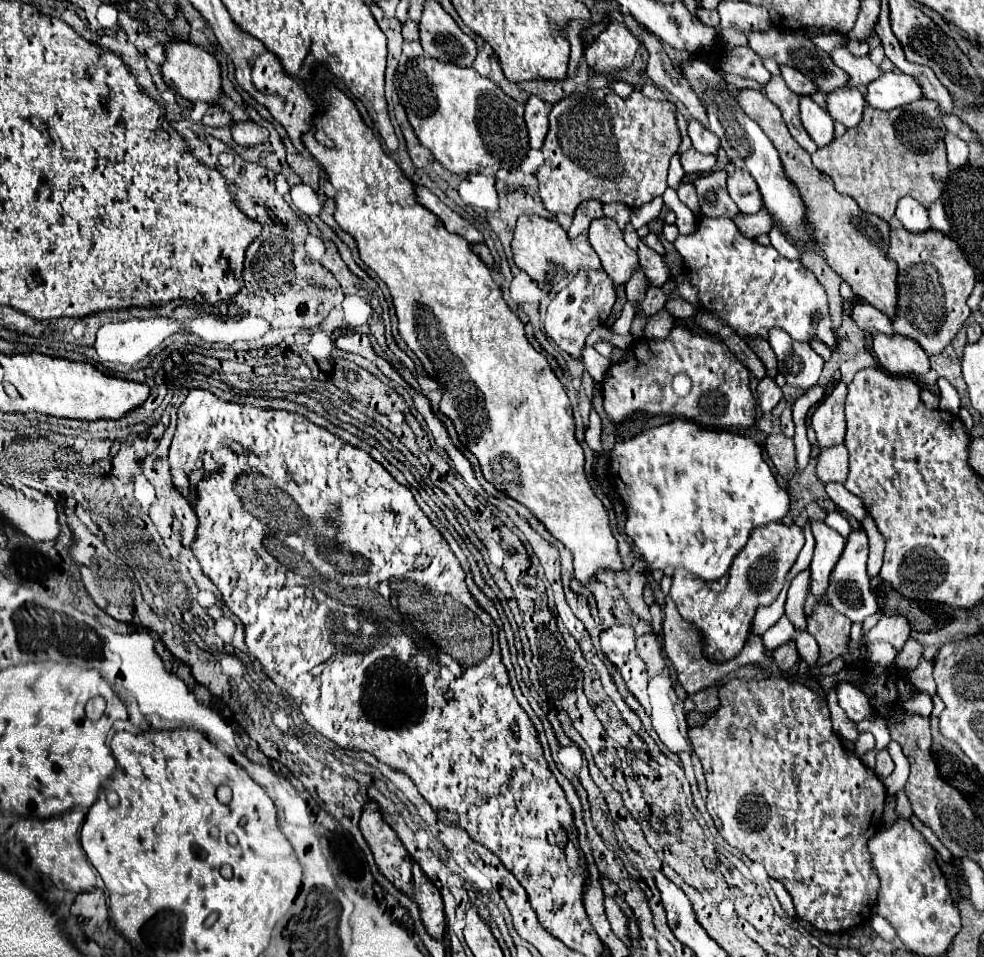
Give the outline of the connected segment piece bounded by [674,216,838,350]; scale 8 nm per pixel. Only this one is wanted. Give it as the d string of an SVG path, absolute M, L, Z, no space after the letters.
M700 218L698 230L678 236L674 248L684 260L690 286L698 292L700 308L716 314L740 338L764 336L776 326L800 342L824 342L830 350L838 348L830 322L828 296L818 278L800 262L788 260L772 246L762 246L744 238L728 218Z

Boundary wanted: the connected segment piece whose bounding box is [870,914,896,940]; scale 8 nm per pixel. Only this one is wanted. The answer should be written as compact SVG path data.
M872 916L872 920L870 920L870 924L872 924L872 928L874 928L874 932L878 934L878 936L882 936L884 940L892 940L892 938L896 938L896 932L892 930L892 926L882 918L882 916Z

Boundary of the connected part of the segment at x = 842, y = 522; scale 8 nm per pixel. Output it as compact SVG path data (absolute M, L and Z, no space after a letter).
M830 512L826 518L824 518L824 524L826 526L830 526L830 528L834 528L834 530L838 530L840 534L844 534L844 538L850 534L850 524L848 524L848 520L842 516L842 514L838 514L838 512Z

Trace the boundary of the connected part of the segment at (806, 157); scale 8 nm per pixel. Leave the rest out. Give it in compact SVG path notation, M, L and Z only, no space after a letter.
M742 90L742 94L736 100L742 106L742 110L760 124L760 128L768 134L768 138L778 148L784 170L786 170L788 178L798 186L800 196L808 208L808 220L814 226L818 248L824 252L826 262L852 286L854 294L858 294L868 304L882 310L886 316L896 318L896 314L898 314L898 282L896 282L898 272L896 272L896 262L886 258L888 238L890 238L888 222L884 222L882 218L876 218L874 214L864 214L850 196L838 194L838 190L834 188L834 182L812 166L810 154L804 148L800 148L798 142L790 136L788 126L782 120L778 106L772 104L762 92Z

